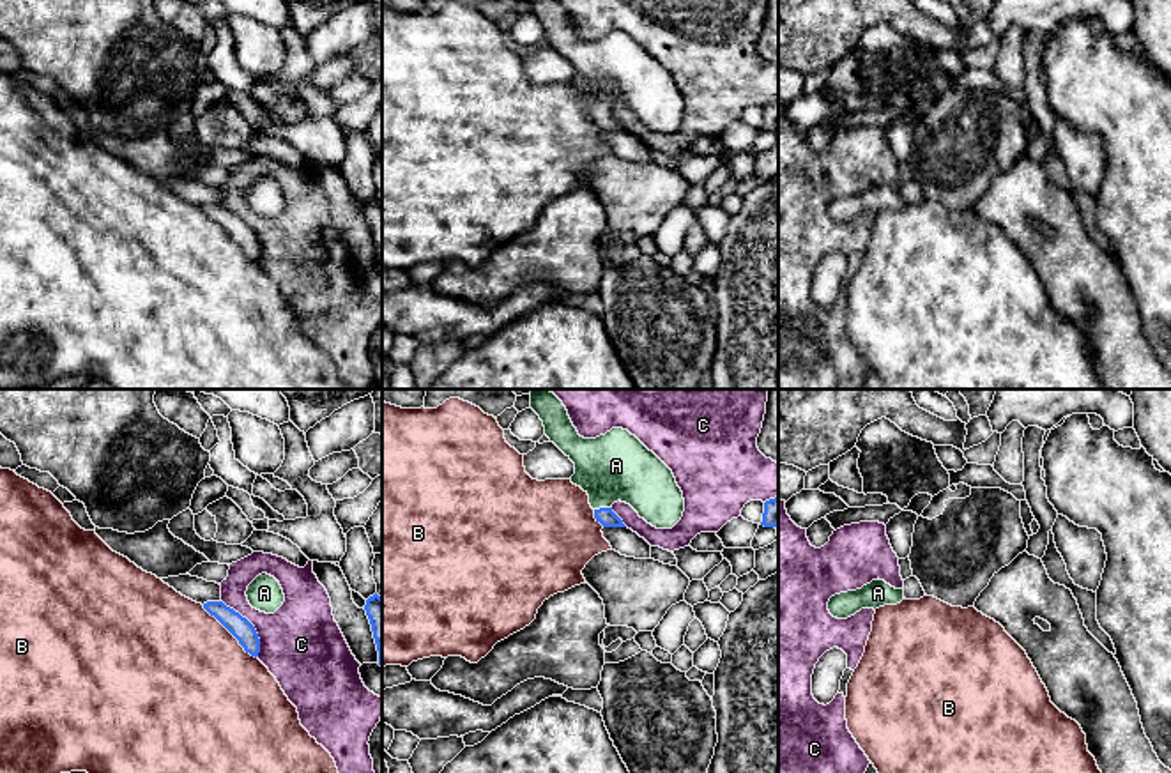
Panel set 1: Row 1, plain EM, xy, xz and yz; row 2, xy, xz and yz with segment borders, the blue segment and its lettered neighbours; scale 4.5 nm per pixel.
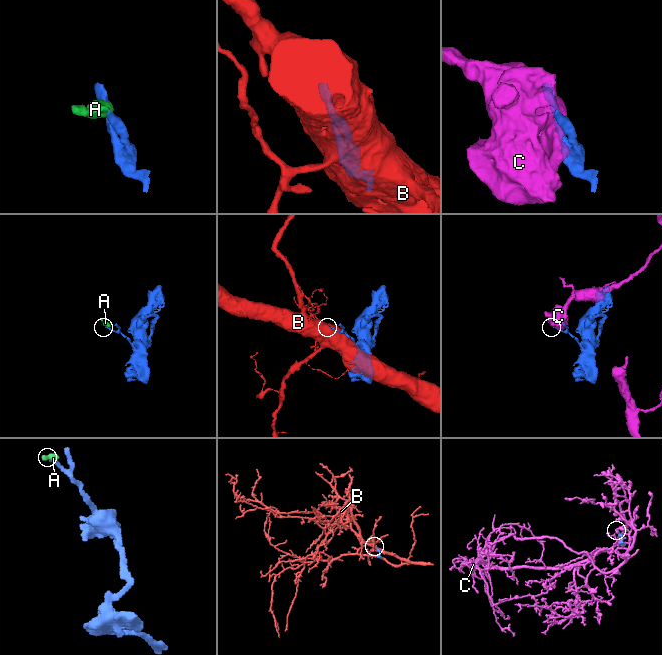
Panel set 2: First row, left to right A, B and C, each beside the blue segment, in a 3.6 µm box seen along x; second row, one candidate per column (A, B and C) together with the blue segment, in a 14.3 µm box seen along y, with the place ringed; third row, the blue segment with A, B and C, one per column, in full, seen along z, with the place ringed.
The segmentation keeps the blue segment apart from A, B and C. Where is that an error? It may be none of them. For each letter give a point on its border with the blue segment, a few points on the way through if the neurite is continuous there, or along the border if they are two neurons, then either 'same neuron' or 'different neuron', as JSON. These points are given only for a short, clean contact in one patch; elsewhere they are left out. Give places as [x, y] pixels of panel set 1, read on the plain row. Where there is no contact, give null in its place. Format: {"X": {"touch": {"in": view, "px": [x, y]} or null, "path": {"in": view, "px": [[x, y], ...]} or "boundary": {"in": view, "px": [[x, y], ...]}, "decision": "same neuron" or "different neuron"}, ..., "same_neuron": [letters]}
{"A": {"touch": {"in": "xz", "px": [602, 112]}, "path": {"in": "xz", "px": [[604, 119], [602, 112], [607, 78], [616, 69]]}, "decision": "same neuron"}, "B": {"touch": {"in": "xy", "px": [230, 236]}, "decision": "different neuron"}, "C": {"touch": {"in": "xy", "px": [253, 230]}, "decision": "different neuron"}, "same_neuron": ["A"]}

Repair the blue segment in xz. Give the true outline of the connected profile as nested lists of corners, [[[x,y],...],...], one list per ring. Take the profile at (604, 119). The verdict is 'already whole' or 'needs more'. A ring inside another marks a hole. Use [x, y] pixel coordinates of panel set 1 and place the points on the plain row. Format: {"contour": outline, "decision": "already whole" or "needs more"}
{"contour": [[[531,0],[531,12],[543,25],[550,46],[575,67],[571,87],[589,99],[594,122],[603,131],[626,131],[610,111],[617,104],[630,108],[656,133],[672,133],[681,124],[685,103],[672,74],[628,34],[612,32],[596,42],[584,42],[557,0]]], "decision": "needs more"}

